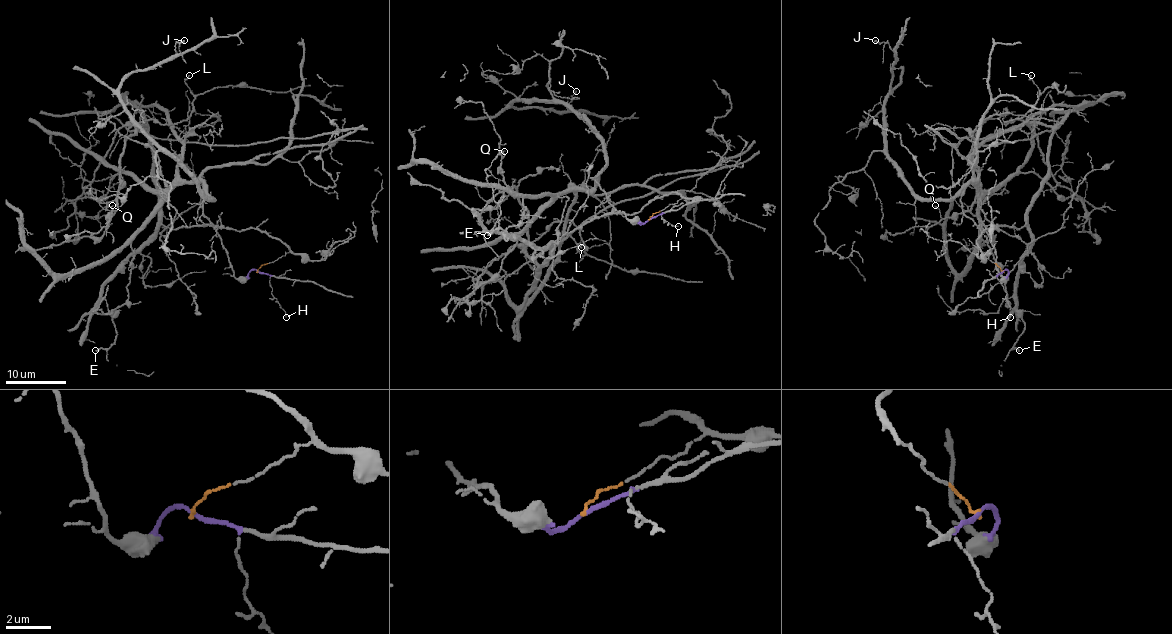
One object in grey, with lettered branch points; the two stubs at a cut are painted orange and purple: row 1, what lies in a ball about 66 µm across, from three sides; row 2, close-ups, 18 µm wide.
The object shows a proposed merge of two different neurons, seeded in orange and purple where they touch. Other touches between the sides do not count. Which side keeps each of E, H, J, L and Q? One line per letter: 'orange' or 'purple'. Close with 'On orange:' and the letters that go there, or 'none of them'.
E: purple
H: purple
J: purple
L: orange
Q: orange
On orange: L, Q

